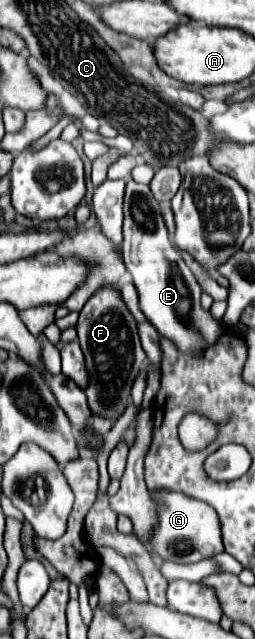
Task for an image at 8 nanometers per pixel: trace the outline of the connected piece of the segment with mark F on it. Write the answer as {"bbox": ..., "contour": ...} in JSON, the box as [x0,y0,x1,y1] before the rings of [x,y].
{"bbox":[76,286,146,420],"contour":[[[102,286],[92,294],[84,310],[80,312],[76,330],[90,376],[90,386],[86,388],[90,410],[92,414],[116,420],[130,400],[132,382],[136,380],[140,368],[146,364],[146,354],[140,346],[136,320],[126,308],[116,286]]]}

